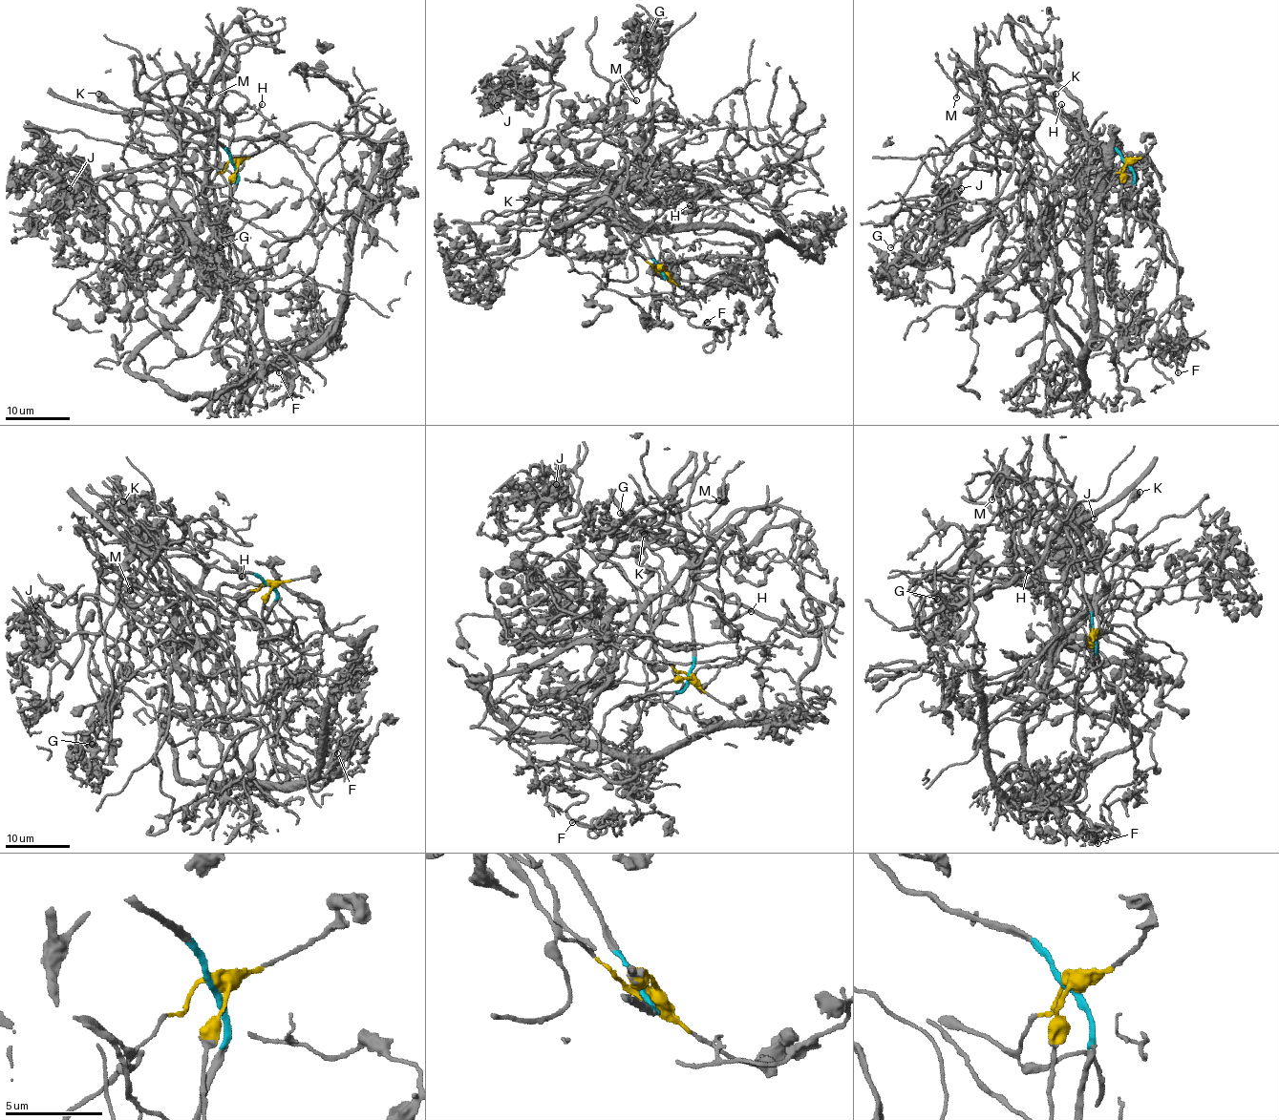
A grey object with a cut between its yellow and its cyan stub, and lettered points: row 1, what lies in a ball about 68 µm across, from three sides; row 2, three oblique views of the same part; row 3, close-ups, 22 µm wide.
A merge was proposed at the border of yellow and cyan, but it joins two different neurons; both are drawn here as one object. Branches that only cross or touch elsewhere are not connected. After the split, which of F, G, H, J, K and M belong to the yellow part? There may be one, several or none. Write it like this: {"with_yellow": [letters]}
{"with_yellow": ["H", "K", "M"]}

